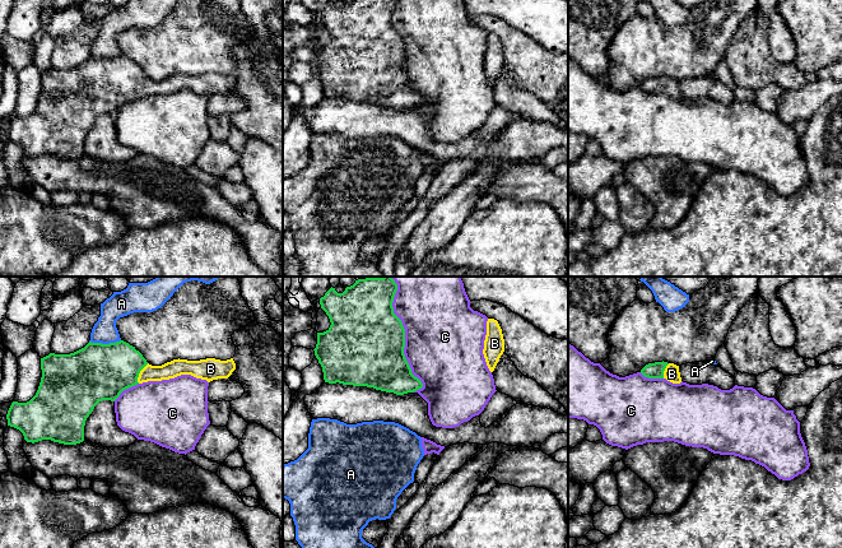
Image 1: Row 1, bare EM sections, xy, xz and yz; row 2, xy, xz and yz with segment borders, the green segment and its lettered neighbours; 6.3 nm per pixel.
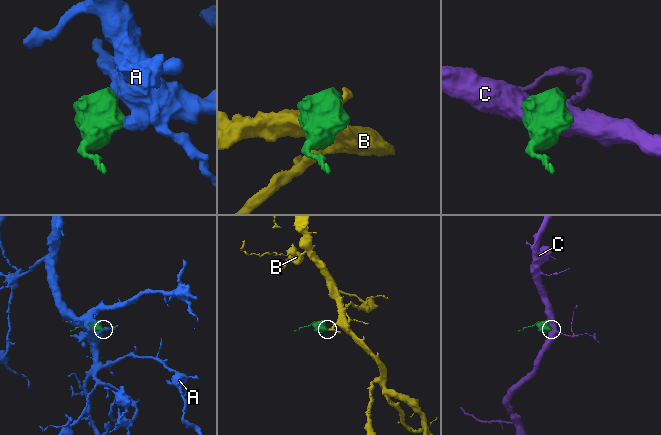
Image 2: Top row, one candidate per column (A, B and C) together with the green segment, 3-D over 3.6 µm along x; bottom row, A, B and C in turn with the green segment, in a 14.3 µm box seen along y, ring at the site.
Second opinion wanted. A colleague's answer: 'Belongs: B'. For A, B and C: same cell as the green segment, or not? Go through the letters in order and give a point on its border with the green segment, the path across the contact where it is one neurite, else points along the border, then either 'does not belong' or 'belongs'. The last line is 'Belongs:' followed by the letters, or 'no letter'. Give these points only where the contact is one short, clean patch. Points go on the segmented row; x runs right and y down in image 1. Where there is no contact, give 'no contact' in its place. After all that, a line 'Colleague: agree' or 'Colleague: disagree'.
A: xy (105, 344) | does not belong
B: xy (139, 372) | across xy (99, 371), (139, 372), (164, 372), (176, 367) | belongs
C: xz (404, 335) | does not belong
Belongs: B
Colleague: agree

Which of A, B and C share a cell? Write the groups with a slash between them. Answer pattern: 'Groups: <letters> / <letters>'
Groups: A / B / C

